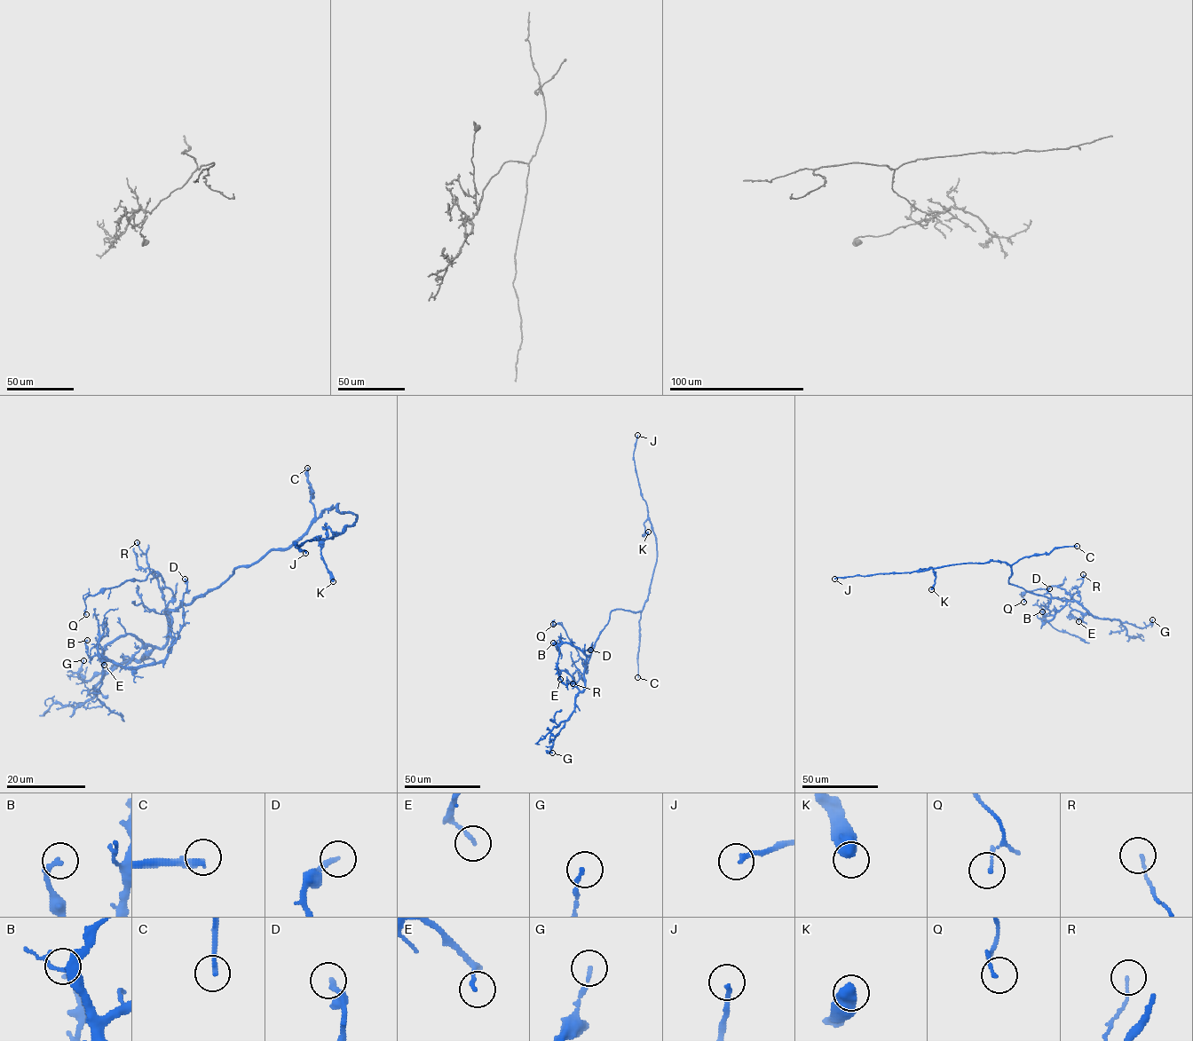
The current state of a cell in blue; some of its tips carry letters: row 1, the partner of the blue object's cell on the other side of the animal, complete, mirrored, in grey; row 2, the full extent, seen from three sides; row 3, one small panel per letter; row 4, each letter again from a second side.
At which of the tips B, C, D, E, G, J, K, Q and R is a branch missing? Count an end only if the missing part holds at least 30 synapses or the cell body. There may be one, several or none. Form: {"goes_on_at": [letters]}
{"goes_on_at": ["C"]}

